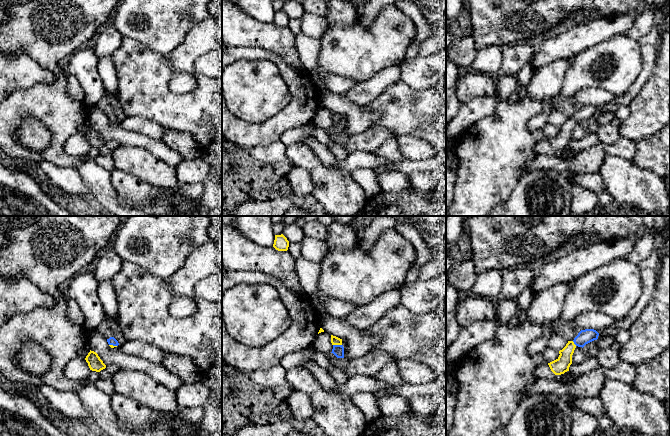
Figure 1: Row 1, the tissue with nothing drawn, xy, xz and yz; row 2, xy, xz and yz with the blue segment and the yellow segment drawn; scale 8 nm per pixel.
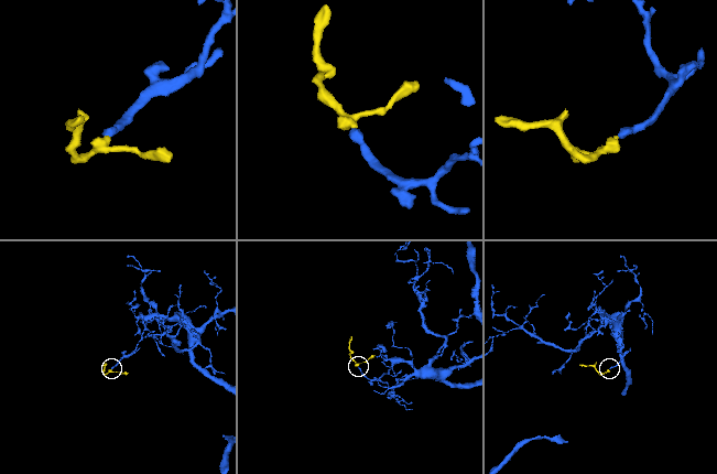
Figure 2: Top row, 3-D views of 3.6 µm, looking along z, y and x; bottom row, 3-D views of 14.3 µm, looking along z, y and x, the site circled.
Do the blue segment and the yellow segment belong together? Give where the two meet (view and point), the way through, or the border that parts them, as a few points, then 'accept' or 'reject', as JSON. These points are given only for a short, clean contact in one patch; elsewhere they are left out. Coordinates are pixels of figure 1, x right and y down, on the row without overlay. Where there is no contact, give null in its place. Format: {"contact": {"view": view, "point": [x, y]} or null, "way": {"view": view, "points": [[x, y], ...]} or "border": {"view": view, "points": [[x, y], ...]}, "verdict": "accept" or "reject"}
{"contact": {"view": "xz", "point": [337, 121]}, "way": {"view": "xz", "points": [[338, 126], [337, 121], [335, 116]]}, "verdict": "accept"}

